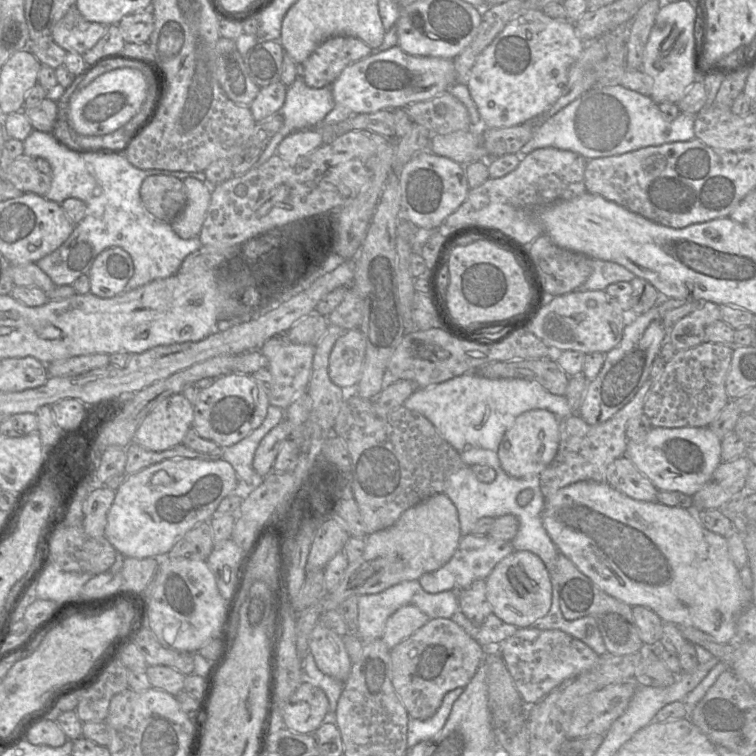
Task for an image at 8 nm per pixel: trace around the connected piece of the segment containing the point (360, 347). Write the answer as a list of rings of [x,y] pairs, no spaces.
[[[350,329],[336,340],[328,361],[330,380],[340,388],[355,385],[359,380],[366,343],[359,329]]]

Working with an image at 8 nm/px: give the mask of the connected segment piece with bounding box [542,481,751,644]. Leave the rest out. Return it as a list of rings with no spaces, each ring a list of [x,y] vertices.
[[[579,481],[570,484],[568,486],[565,486],[563,488],[560,488],[553,495],[545,499],[544,509],[542,512],[542,521],[546,532],[548,533],[553,543],[558,548],[559,552],[564,554],[583,574],[585,574],[588,578],[590,578],[602,591],[604,591],[608,595],[622,601],[623,603],[628,604],[631,607],[636,605],[647,607],[652,611],[654,611],[662,619],[663,622],[670,622],[677,626],[691,626],[697,628],[703,631],[704,633],[711,635],[718,643],[721,644],[734,643],[734,641],[736,640],[736,622],[739,615],[745,610],[747,606],[751,604],[751,590],[747,589],[742,583],[739,570],[737,569],[737,567],[733,563],[733,560],[730,557],[726,538],[704,528],[701,525],[701,523],[698,521],[698,519],[694,516],[694,514],[697,514],[698,516],[698,512],[700,511],[696,510],[693,506],[689,509],[685,509],[679,507],[666,506],[659,502],[646,502],[646,501],[635,500],[626,496],[620,491],[614,489],[607,482],[599,483],[594,481]]]

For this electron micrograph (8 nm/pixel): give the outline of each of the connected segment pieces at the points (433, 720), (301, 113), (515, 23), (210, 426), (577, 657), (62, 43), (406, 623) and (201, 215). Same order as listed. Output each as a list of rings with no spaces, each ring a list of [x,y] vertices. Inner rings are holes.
[[[455,688],[447,692],[436,713],[427,720],[409,716],[407,724],[407,746],[413,747],[419,742],[428,742],[437,736],[448,720],[454,702],[463,693],[464,688]]]
[[[299,66],[299,75],[295,79],[295,81],[290,86],[287,87],[287,93],[286,93],[286,99],[285,99],[284,105],[280,109],[280,111],[278,112],[283,116],[283,119],[284,119],[283,125],[280,128],[280,130],[271,139],[268,146],[263,151],[263,153],[261,154],[261,156],[259,157],[259,159],[257,160],[257,162],[254,164],[253,167],[261,166],[266,161],[268,161],[273,155],[275,155],[279,143],[286,136],[291,134],[292,132],[299,131],[299,130],[307,130],[309,128],[317,127],[319,124],[321,124],[321,122],[326,117],[326,115],[330,111],[332,111],[334,109],[335,106],[336,106],[336,104],[335,104],[334,99],[333,99],[331,87],[330,86],[325,86],[325,87],[320,88],[320,89],[315,89],[315,88],[308,87],[306,85],[303,77],[300,75],[300,66]]]
[[[527,10],[515,16],[482,51],[467,80],[482,128],[531,123],[558,100],[570,66],[585,47],[574,24],[568,19],[551,18],[542,10]]]
[[[231,372],[215,378],[211,386],[200,390],[193,406],[192,428],[200,437],[220,447],[228,447],[247,437],[262,424],[269,405],[267,392],[251,374]]]
[[[533,626],[518,628],[497,649],[514,681],[524,704],[532,706],[556,689],[562,682],[590,670],[599,655],[579,639],[557,629],[540,630]]]
[[[74,4],[54,26],[52,39],[65,51],[82,55],[103,37],[106,30],[107,25],[87,21]]]
[[[402,606],[386,620],[381,639],[392,649],[429,620],[430,618],[416,606]]]
[[[195,178],[183,180],[186,204],[172,220],[170,226],[182,239],[199,237],[211,200],[211,186]]]

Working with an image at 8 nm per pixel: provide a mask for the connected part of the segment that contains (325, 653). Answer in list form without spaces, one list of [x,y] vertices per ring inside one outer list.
[[[317,622],[310,635],[309,652],[321,672],[343,682],[347,680],[352,661],[341,635]]]

